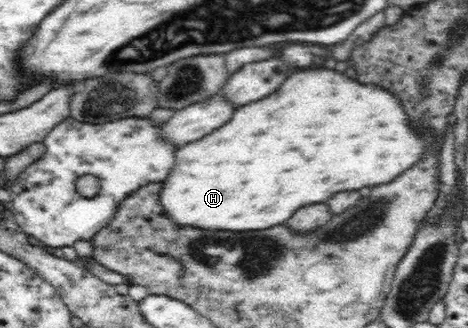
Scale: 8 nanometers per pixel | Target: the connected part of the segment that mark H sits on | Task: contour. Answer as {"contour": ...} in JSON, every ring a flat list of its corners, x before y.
{"contour":[[320,66,317,68,318,70,302,70,302,72,290,74,288,80,284,82,284,86,276,94,272,94,260,102,252,102,236,108,232,118,225,122,224,126,214,130,195,144,184,146,183,149,175,153,175,167,170,176,163,180,166,188,163,189,162,204,176,223,181,227,193,226,202,229,208,228,208,230,210,228,212,230,236,230,236,232,240,232,240,230,266,230,266,228,272,228,272,226,286,222,298,210,304,209,306,206,327,203,328,198,334,196,336,192,350,192,350,190,360,190,364,186,380,186,380,184,392,182,396,176,400,176,402,172,412,168,424,156,424,152,428,148,432,148,434,132,426,130,424,134,420,134,418,130,414,130,412,124,408,122,404,106,396,94,392,94,384,88,378,88,378,86,360,84,358,80,336,74,334,70,320,70]]}

